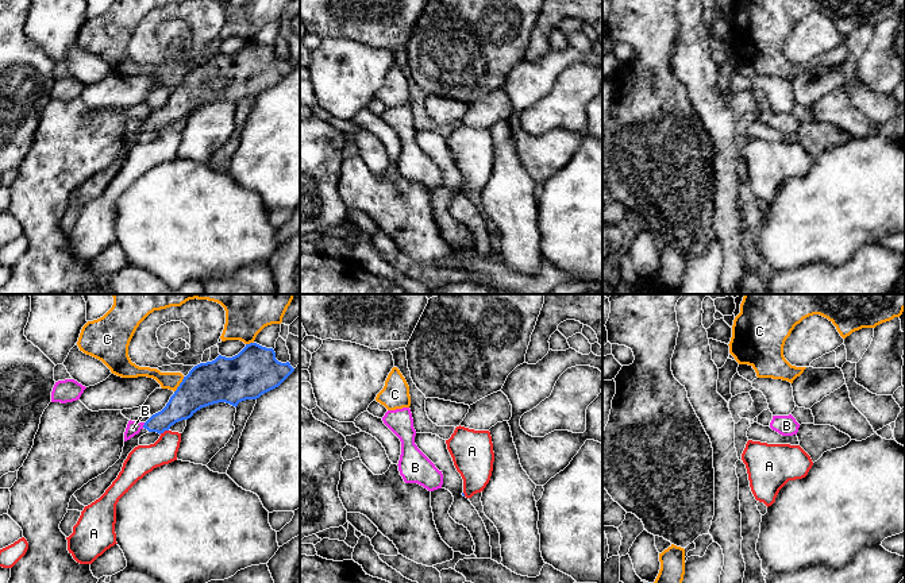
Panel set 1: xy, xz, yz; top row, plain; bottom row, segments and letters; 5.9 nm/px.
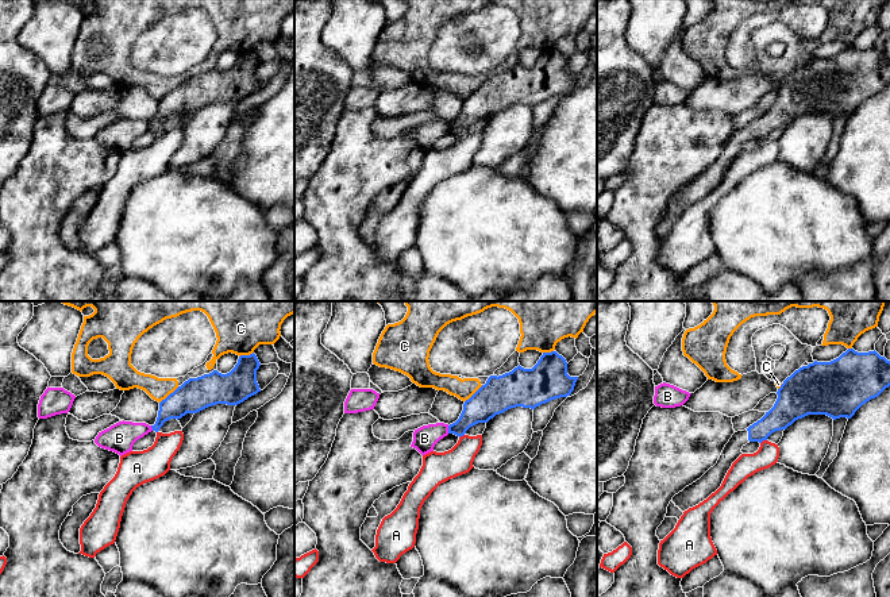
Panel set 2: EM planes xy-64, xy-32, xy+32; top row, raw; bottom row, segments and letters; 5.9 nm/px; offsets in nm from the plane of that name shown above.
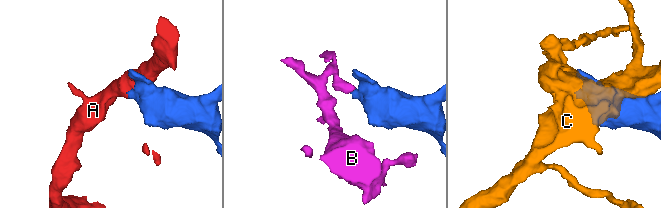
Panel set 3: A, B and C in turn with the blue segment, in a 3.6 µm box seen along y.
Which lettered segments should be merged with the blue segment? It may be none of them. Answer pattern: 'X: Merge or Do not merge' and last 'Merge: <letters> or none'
A: Do not merge
B: Do not merge
C: Do not merge
Merge: none

